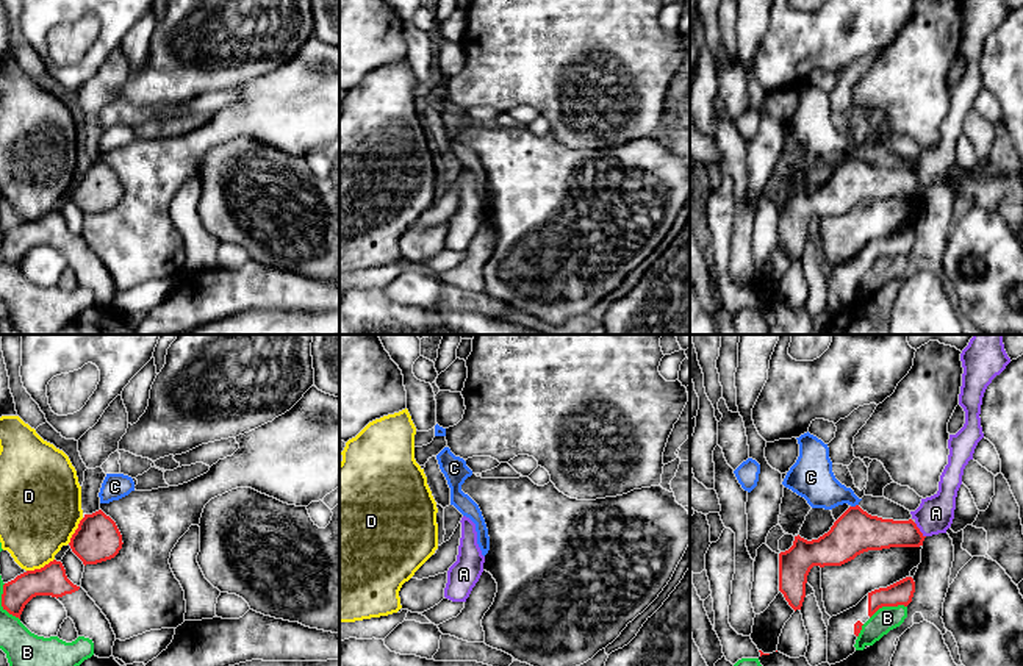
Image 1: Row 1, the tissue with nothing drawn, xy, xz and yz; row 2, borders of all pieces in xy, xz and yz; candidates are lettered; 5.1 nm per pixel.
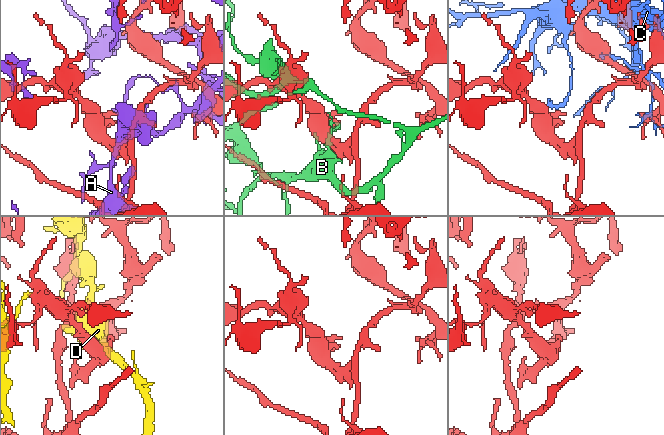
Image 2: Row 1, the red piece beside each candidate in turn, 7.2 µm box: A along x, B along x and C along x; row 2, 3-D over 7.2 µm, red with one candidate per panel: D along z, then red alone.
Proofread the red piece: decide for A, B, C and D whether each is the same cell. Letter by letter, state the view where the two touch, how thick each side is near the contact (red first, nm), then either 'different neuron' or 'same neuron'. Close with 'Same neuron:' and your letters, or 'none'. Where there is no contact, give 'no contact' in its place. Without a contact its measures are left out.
A: contact in yz; calibres 180 and 190 nm; different neuron
B: contact in yz; calibres 120 and 130 nm; different neuron
C: contact in yz; calibres 220 and 200 nm; different neuron
D: contact in xy; calibres 160 and 380 nm; different neuron
Same neuron: none

